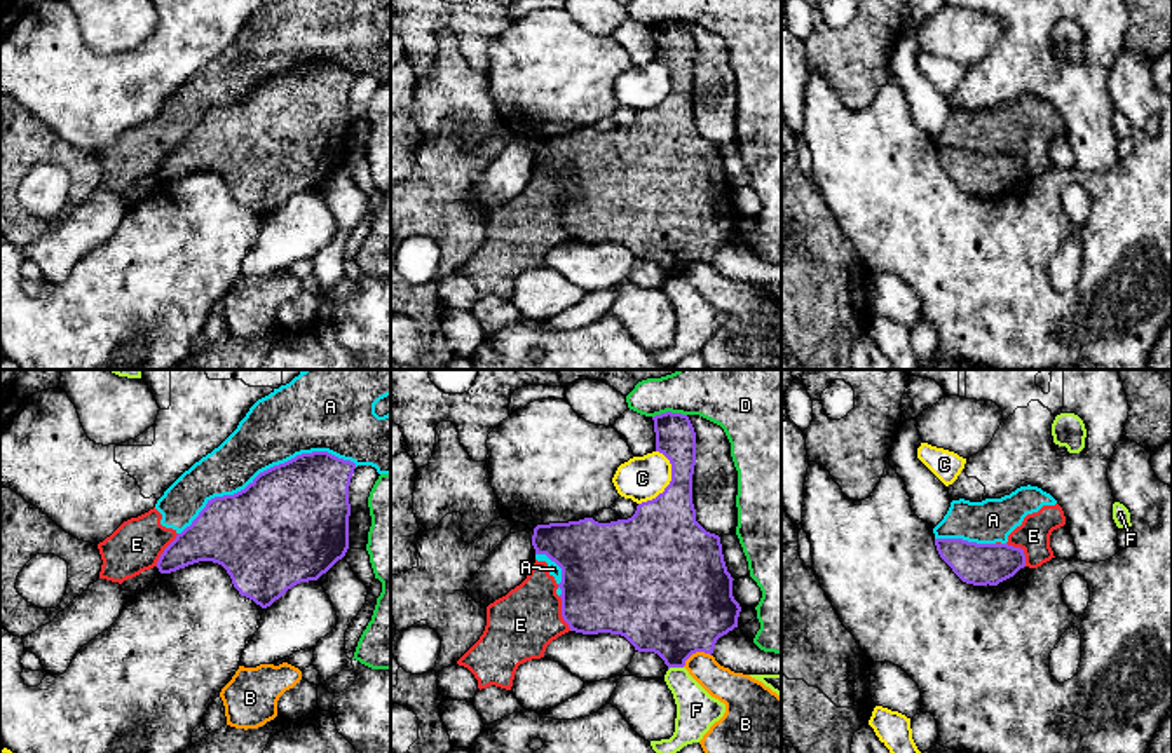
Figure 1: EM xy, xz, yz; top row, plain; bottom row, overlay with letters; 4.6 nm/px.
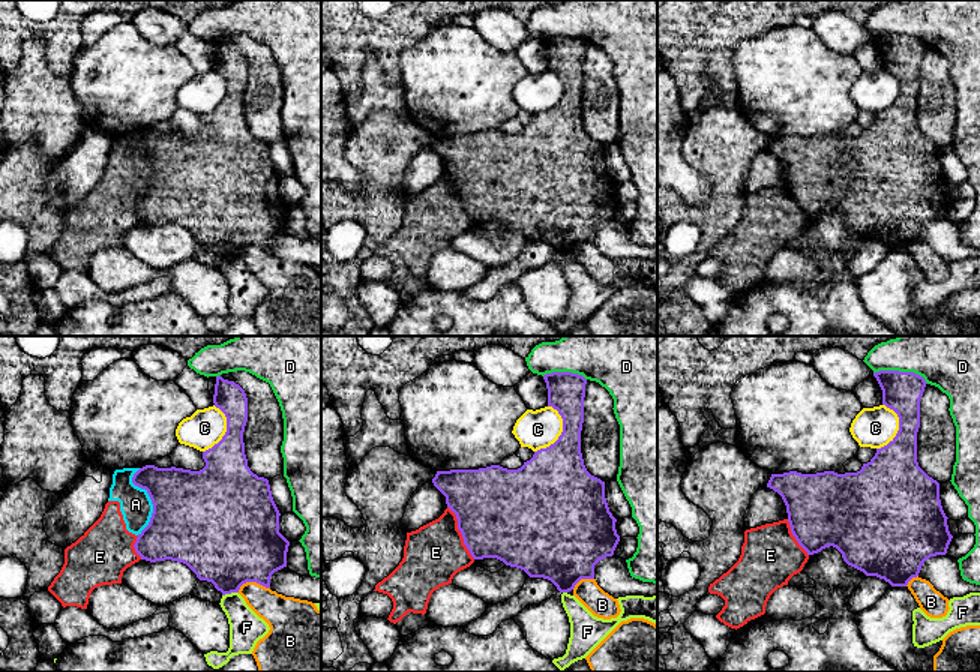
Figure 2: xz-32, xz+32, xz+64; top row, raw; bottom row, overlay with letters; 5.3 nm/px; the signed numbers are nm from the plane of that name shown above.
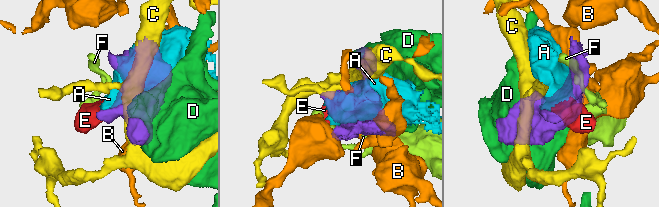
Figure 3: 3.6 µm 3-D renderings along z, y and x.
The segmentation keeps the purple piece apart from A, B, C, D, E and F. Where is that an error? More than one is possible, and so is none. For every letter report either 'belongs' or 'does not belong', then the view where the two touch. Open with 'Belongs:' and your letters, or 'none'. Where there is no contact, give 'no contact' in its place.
Belongs: none
A: does not belong | xy
B: does not belong | xz
C: does not belong | xz
D: does not belong | xz
E: does not belong | xz
F: does not belong | xz

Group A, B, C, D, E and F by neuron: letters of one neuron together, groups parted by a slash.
A E / B / C / D / F

